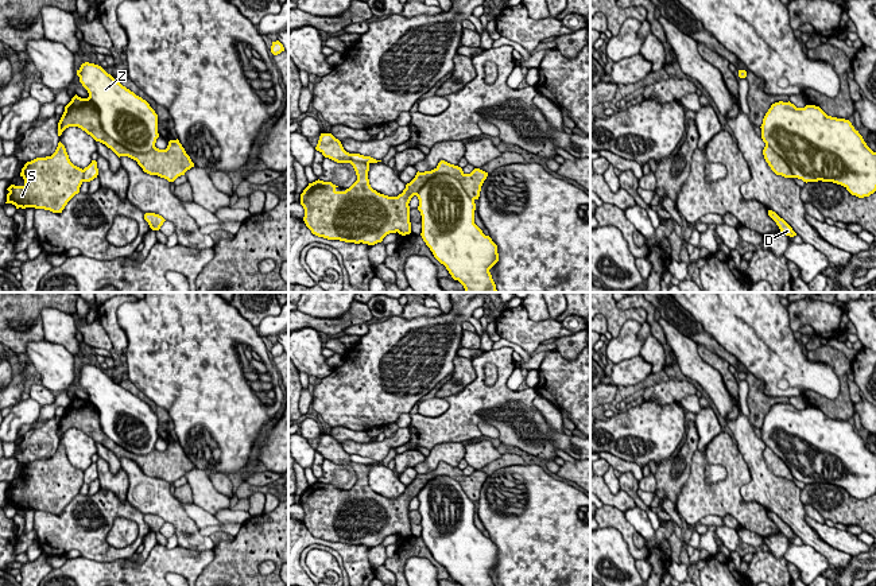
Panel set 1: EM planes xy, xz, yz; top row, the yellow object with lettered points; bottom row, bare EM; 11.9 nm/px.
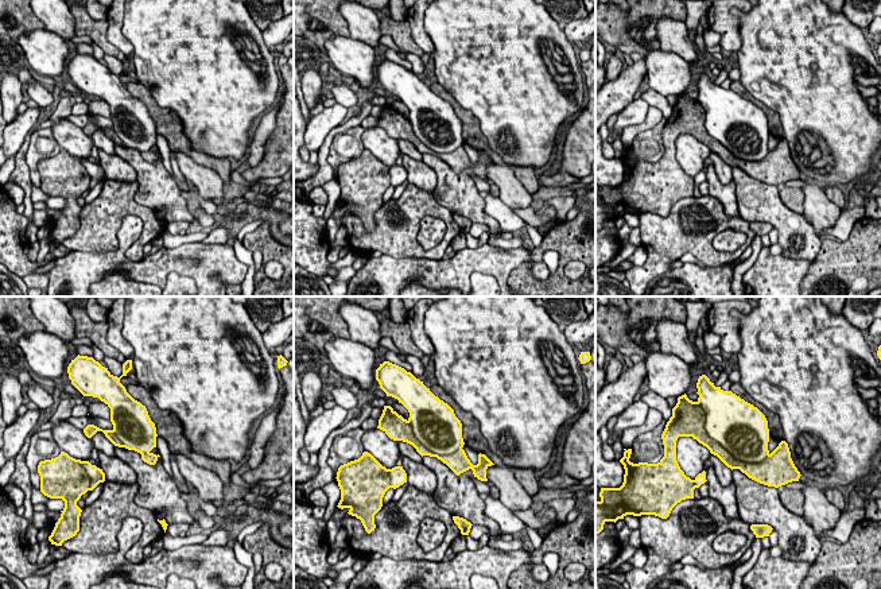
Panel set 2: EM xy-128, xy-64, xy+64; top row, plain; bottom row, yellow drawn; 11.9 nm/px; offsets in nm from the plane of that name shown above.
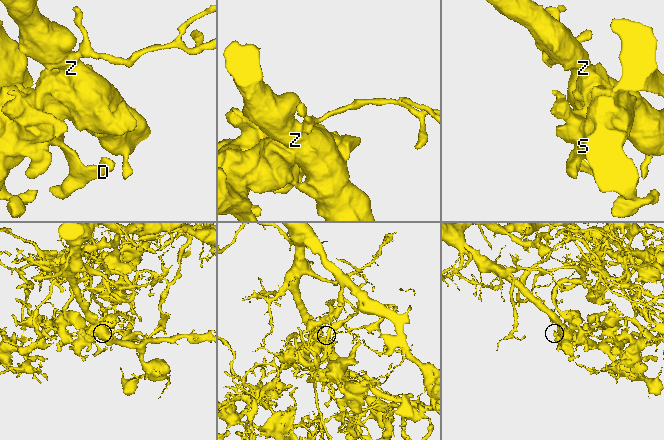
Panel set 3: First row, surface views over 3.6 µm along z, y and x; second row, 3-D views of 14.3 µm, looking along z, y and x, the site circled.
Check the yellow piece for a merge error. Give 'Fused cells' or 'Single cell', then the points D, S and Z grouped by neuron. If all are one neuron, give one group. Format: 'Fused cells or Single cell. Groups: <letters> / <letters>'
Fused cells. Groups: D S / Z

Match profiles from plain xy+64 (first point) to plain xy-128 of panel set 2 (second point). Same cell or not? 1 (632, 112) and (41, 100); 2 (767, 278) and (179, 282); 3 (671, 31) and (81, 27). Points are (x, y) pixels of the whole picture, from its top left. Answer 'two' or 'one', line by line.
1: two
2: two
3: two

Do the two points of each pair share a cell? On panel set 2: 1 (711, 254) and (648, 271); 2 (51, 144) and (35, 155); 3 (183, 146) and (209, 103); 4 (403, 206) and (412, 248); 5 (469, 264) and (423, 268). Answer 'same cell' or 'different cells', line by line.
1: same cell
2: same cell
3: different cells
4: same cell
5: same cell

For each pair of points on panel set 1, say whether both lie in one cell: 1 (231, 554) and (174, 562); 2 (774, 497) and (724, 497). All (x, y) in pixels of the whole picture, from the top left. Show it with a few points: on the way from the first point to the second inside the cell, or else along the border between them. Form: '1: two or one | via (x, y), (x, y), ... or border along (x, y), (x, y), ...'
1: two | border along (213, 548), (213, 559), (201, 571)
2: two | border along (748, 466), (749, 480), (740, 489), (743, 499)

